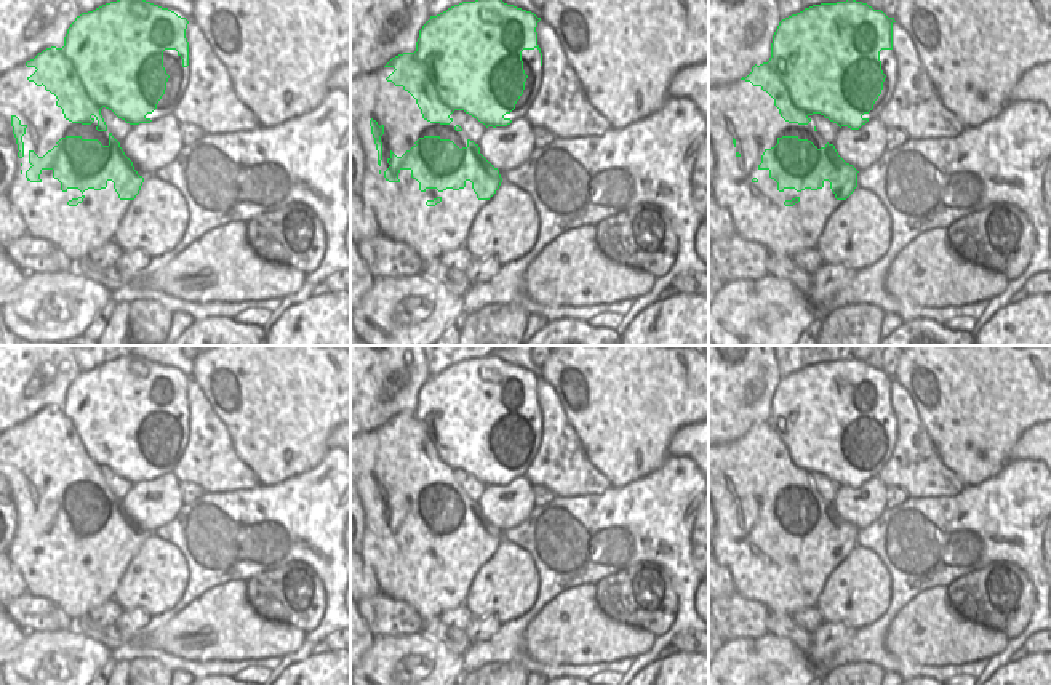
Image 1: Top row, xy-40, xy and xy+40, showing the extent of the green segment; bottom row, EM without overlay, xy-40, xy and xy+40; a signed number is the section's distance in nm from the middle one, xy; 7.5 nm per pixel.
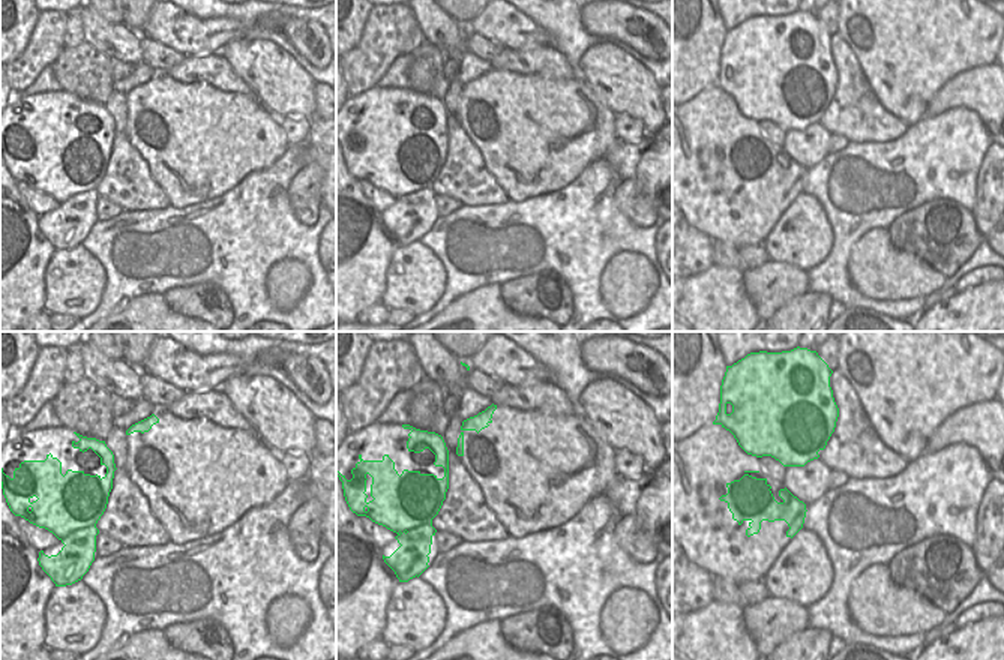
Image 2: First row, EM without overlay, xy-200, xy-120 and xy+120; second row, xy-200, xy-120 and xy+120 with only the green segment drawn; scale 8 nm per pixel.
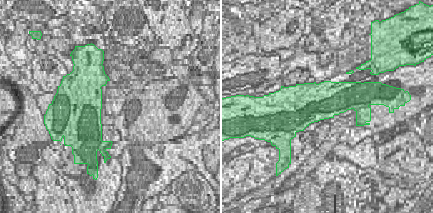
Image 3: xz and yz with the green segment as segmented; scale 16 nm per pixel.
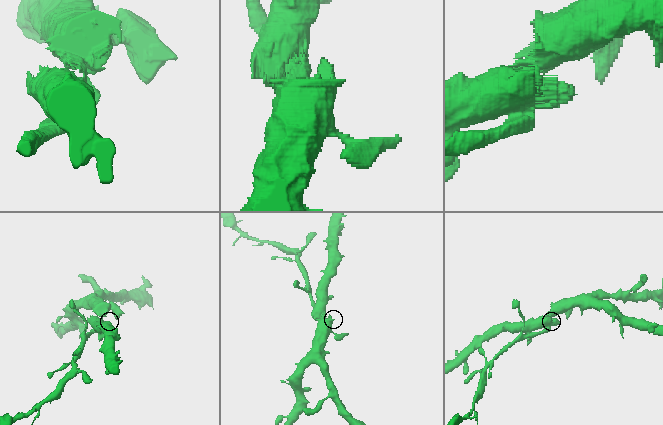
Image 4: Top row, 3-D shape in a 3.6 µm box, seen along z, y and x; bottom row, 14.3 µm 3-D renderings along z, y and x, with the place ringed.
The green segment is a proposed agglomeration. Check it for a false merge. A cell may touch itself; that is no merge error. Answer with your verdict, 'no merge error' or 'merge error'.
merge error

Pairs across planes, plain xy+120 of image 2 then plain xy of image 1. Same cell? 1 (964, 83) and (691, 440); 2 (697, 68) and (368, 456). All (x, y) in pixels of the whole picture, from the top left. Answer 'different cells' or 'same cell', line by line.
1: same cell
2: different cells

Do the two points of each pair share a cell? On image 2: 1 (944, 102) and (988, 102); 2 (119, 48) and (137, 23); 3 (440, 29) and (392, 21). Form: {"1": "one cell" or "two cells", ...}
{"1": "one cell", "2": "two cells", "3": "two cells"}

